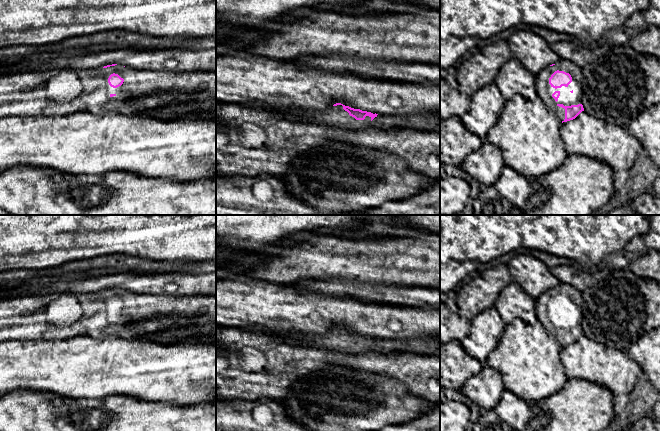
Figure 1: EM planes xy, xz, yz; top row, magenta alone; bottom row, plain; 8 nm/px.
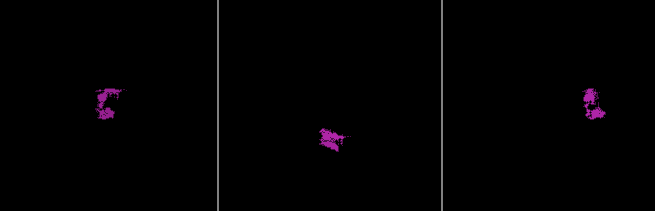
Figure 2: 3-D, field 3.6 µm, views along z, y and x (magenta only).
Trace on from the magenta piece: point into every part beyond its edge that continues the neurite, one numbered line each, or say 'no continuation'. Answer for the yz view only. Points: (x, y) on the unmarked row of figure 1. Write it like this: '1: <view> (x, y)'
1: yz (544, 314)

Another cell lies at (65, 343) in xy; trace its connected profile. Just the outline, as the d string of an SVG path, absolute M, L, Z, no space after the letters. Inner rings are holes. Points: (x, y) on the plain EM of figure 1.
M89 336L63 340L0 341L0 398L21 390L43 391L73 400L125 395L152 403L216 405L216 342L160 344L138 338L95 339Z

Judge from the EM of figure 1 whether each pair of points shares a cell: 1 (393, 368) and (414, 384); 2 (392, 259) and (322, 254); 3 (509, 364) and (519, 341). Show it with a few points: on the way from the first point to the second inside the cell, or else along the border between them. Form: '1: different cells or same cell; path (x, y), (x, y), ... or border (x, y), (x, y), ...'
1: same cell; path (398, 368), (409, 379)
2: same cell; path (375, 259), (347, 259), (339, 257)
3: same cell; path (515, 358), (519, 354), (519, 347)

